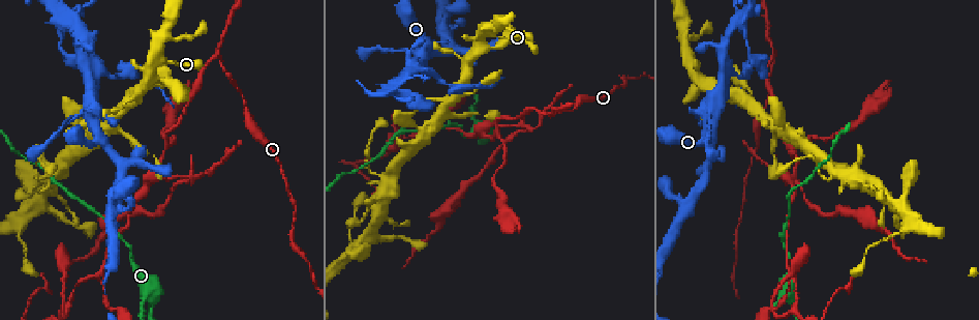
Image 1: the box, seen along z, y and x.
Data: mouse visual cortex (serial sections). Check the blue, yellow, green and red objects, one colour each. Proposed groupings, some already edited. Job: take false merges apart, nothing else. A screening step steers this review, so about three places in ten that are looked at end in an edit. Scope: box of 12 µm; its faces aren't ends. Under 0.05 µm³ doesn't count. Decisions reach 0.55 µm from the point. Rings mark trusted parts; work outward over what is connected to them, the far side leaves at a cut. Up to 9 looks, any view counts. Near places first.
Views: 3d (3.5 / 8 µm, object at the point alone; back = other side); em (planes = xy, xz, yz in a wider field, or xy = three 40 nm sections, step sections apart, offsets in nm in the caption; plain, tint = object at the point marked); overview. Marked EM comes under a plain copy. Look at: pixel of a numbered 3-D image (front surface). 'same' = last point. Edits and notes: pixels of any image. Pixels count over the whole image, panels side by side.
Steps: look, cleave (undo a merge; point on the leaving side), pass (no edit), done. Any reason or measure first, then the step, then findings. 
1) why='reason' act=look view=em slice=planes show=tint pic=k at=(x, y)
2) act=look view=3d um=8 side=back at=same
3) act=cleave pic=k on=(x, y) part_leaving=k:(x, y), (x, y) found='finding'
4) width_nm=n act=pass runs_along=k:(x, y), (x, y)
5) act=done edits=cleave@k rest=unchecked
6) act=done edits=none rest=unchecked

why='abrupt turn' act=look view=3d um=3.5 pic=1 at=(691, 68)

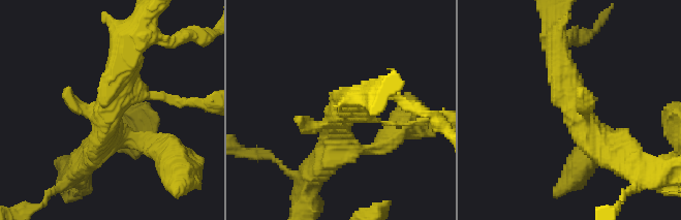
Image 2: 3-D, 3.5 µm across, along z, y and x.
why='shape alone is not enough' act=look view=em slice=xy step=1 show=tint pic=2 at=(345, 117)

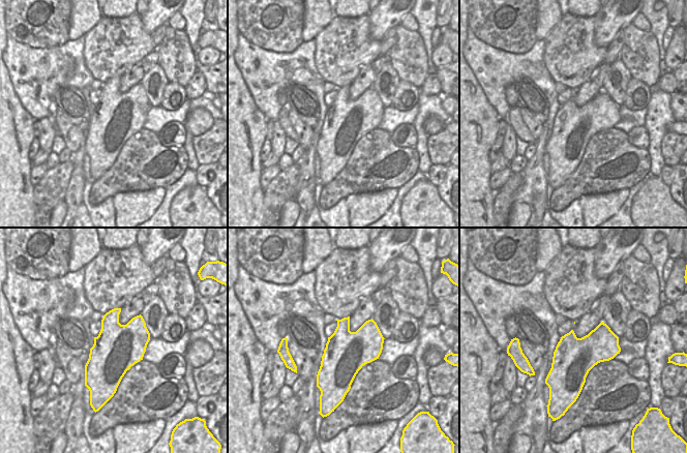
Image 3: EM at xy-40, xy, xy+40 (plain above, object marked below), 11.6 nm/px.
why='cut it another way' act=look view=em slice=xy step=5 show=tint at=same

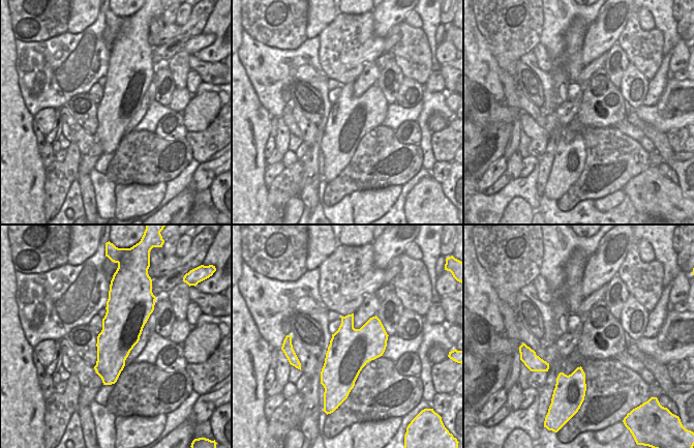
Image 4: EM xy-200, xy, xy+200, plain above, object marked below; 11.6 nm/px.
width_nm=500 act=pass runs_along=2:(409, 122), (340, 114), (330, 156) found='continuous, no second cell'

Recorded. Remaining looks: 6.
why='three arms meet' act=look view=3d um=3.5 pic=1 at=(387, 178)

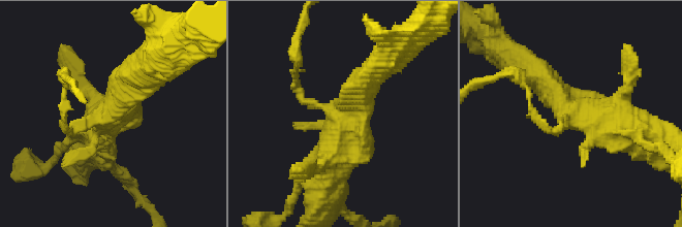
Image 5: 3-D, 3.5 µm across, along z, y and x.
act=look view=em slice=xy step=1 show=tint pic=5 at=(570, 111)

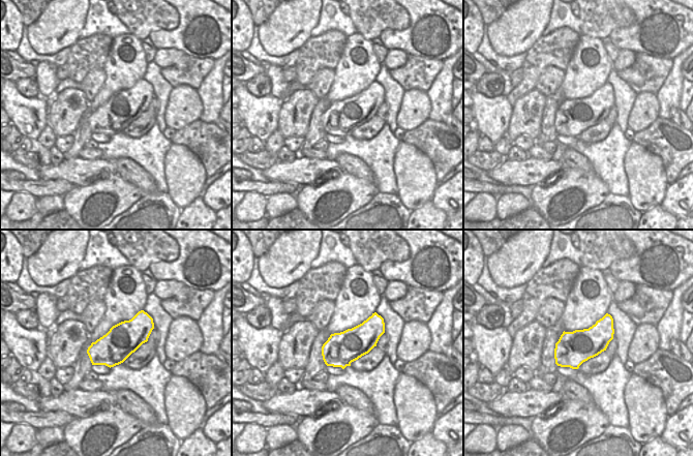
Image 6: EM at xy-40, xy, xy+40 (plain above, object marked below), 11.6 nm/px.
why='another direction' act=look view=em slice=xy step=5 show=tint at=same

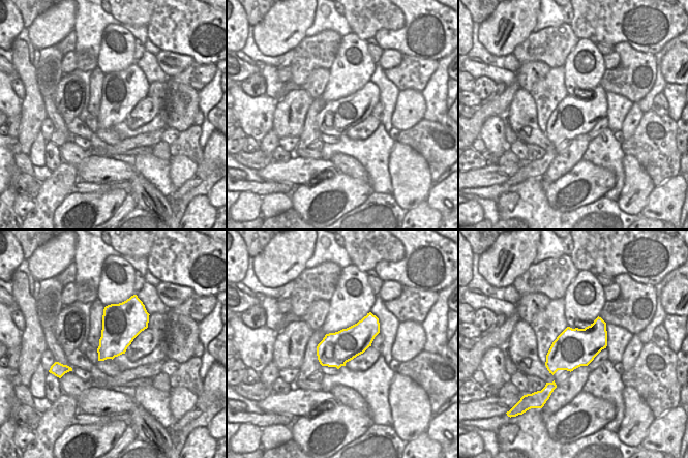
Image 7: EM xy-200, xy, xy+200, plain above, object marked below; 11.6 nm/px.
act=pass runs_along=5:(529, 70), (568, 111), (632, 128) found='continuous, no second cell'

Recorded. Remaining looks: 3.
why='side arm on a straight run' act=look view=3d um=3.5 pic=1 at=(791, 300)

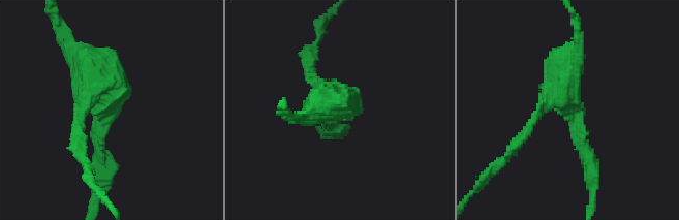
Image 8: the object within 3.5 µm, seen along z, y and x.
arms=3 arm_widths_nm=150,200,500 why='shape alone is not enough' act=look view=em slice=planes show=tint pic=8 at=(104, 113)

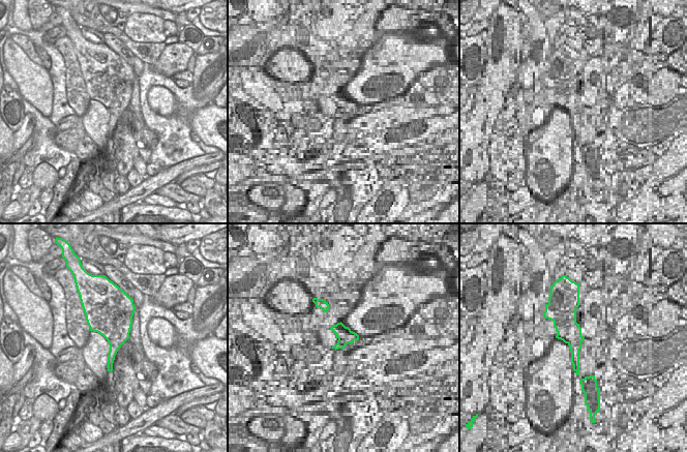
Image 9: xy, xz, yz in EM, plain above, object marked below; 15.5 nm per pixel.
act=cleave pic=8 on=(107, 163) border=9:(108, 340), (114, 357) found='a second cell is stuck on'

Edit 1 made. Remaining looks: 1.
act=done edits=cleave@8 rest=unchecked

